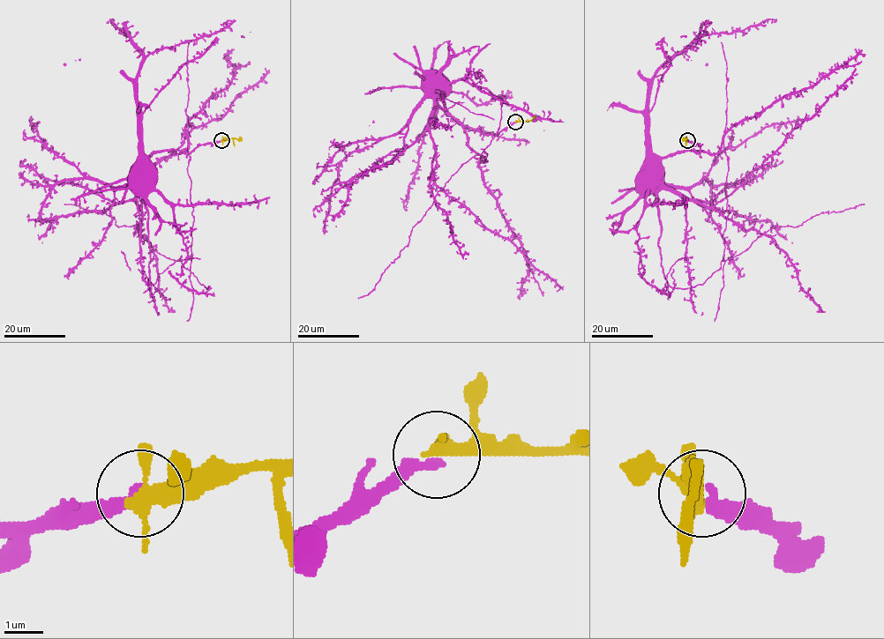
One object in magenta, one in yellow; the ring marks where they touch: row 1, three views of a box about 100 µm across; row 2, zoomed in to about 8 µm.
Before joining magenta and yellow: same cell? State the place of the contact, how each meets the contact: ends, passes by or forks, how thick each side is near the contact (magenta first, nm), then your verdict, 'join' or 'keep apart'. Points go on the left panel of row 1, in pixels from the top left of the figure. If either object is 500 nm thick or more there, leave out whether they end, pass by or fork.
(221, 140) | magenta ends | yellow forks | 280/280 nm | join

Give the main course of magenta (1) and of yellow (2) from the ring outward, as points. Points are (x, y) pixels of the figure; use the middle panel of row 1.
1: (516, 122), (495, 135), (486, 135), (463, 126), (429, 86), (430, 80), (434, 81)
2: (516, 122), (528, 122), (535, 116)

